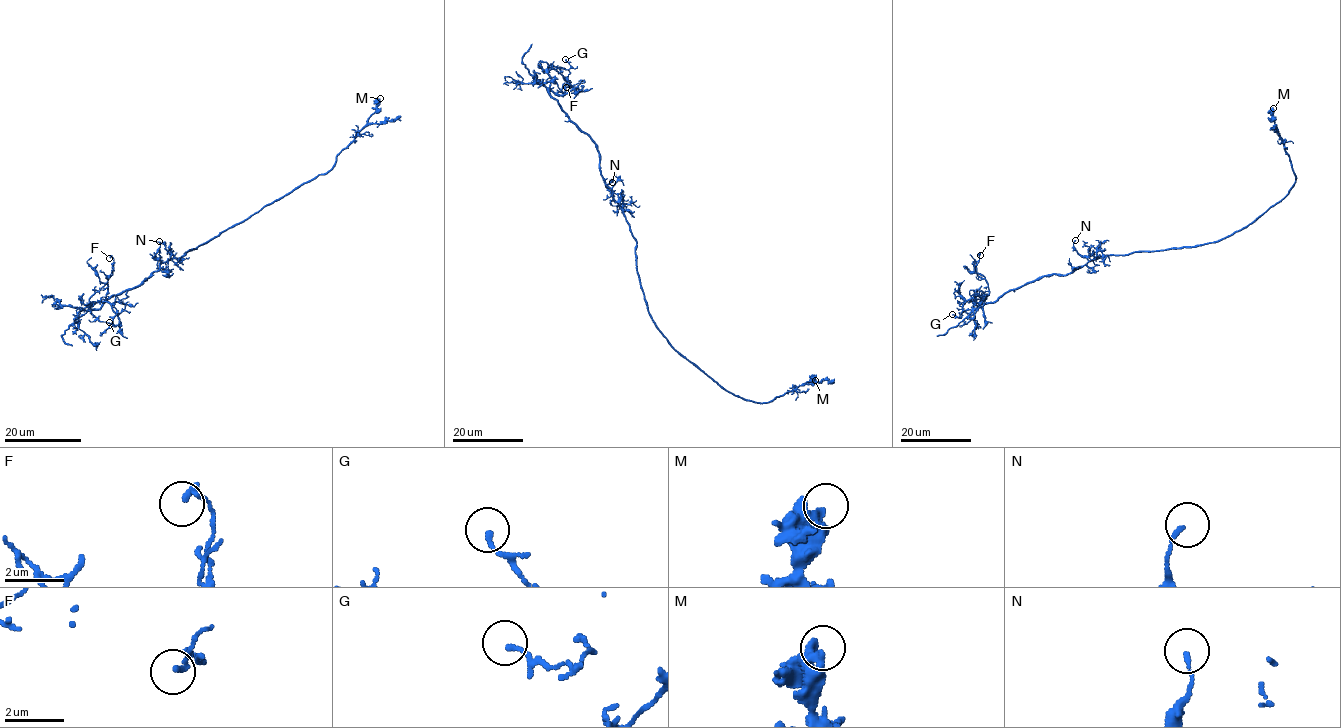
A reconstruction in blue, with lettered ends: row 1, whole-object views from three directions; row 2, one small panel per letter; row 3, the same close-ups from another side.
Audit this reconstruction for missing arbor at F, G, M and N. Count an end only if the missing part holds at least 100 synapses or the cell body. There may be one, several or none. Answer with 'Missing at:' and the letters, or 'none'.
Missing at: none

